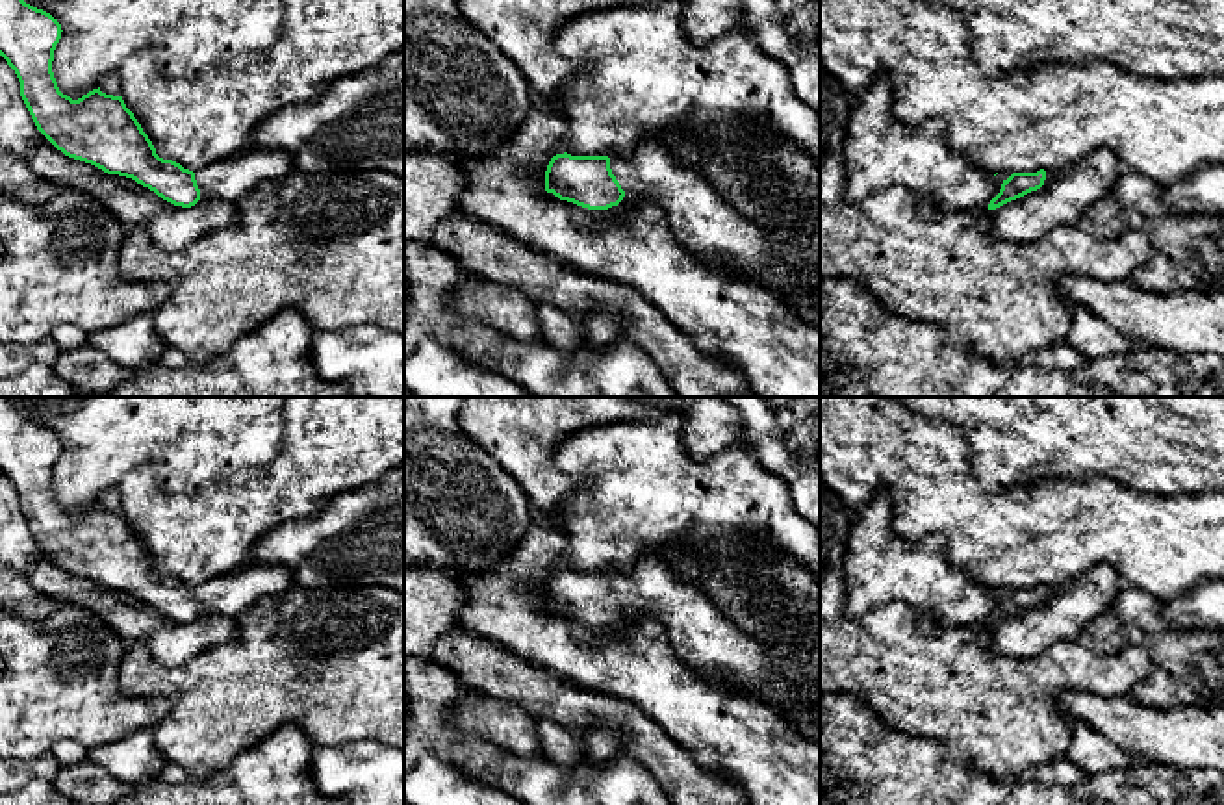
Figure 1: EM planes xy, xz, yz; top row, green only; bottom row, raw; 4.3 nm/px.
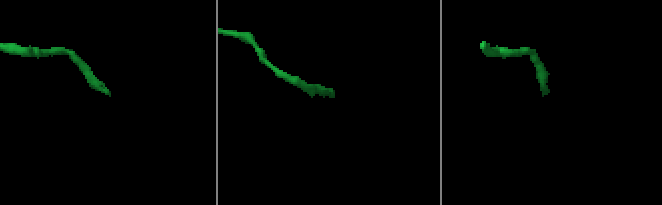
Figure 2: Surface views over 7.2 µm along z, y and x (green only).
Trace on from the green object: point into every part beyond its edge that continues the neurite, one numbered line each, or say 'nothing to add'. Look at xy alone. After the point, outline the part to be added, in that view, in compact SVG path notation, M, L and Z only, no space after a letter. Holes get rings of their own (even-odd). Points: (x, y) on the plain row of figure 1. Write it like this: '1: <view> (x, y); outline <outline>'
1: xy (232, 594); outline M247 566L197 586L195 595L200 612L237 618L261 597L280 595L291 586L293 577L282 566Z

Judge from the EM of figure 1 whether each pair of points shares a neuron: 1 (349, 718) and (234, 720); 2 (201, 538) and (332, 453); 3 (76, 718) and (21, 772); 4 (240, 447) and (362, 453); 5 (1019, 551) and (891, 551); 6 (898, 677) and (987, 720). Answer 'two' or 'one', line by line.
1: one
2: one
3: two
4: two
5: two
6: one

